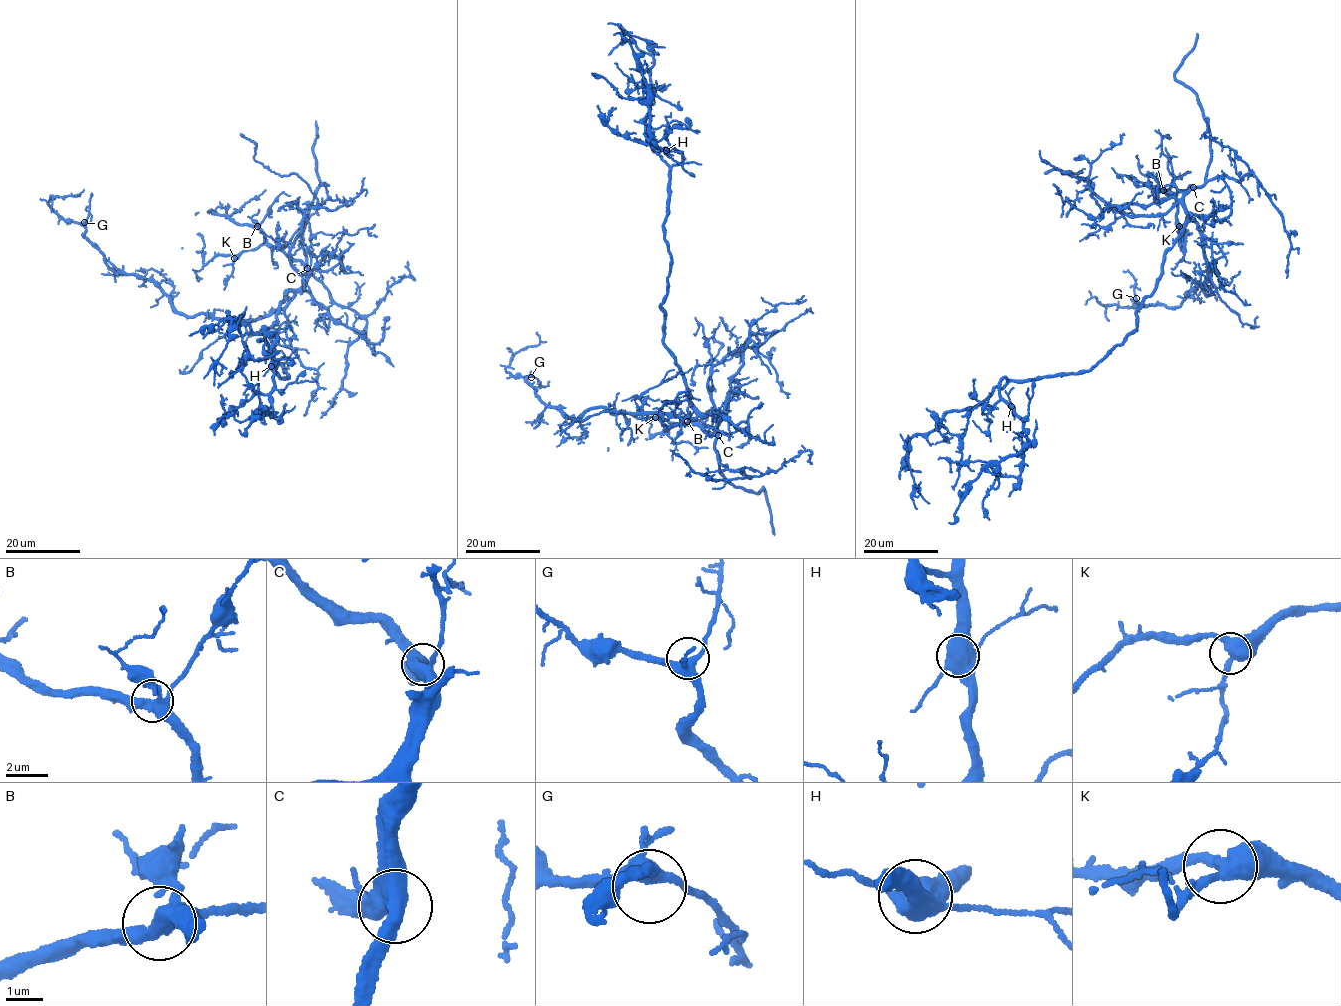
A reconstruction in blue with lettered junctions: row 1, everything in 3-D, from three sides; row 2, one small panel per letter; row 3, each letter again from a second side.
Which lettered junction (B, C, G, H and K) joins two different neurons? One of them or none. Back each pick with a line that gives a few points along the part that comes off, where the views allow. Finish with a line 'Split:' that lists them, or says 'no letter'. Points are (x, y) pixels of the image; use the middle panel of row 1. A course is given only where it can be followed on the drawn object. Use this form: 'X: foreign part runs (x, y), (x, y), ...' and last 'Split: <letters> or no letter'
Split: no letter

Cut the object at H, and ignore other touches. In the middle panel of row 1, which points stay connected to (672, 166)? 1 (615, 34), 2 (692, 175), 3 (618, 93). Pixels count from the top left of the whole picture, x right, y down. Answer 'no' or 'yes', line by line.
1: no
2: yes
3: no

